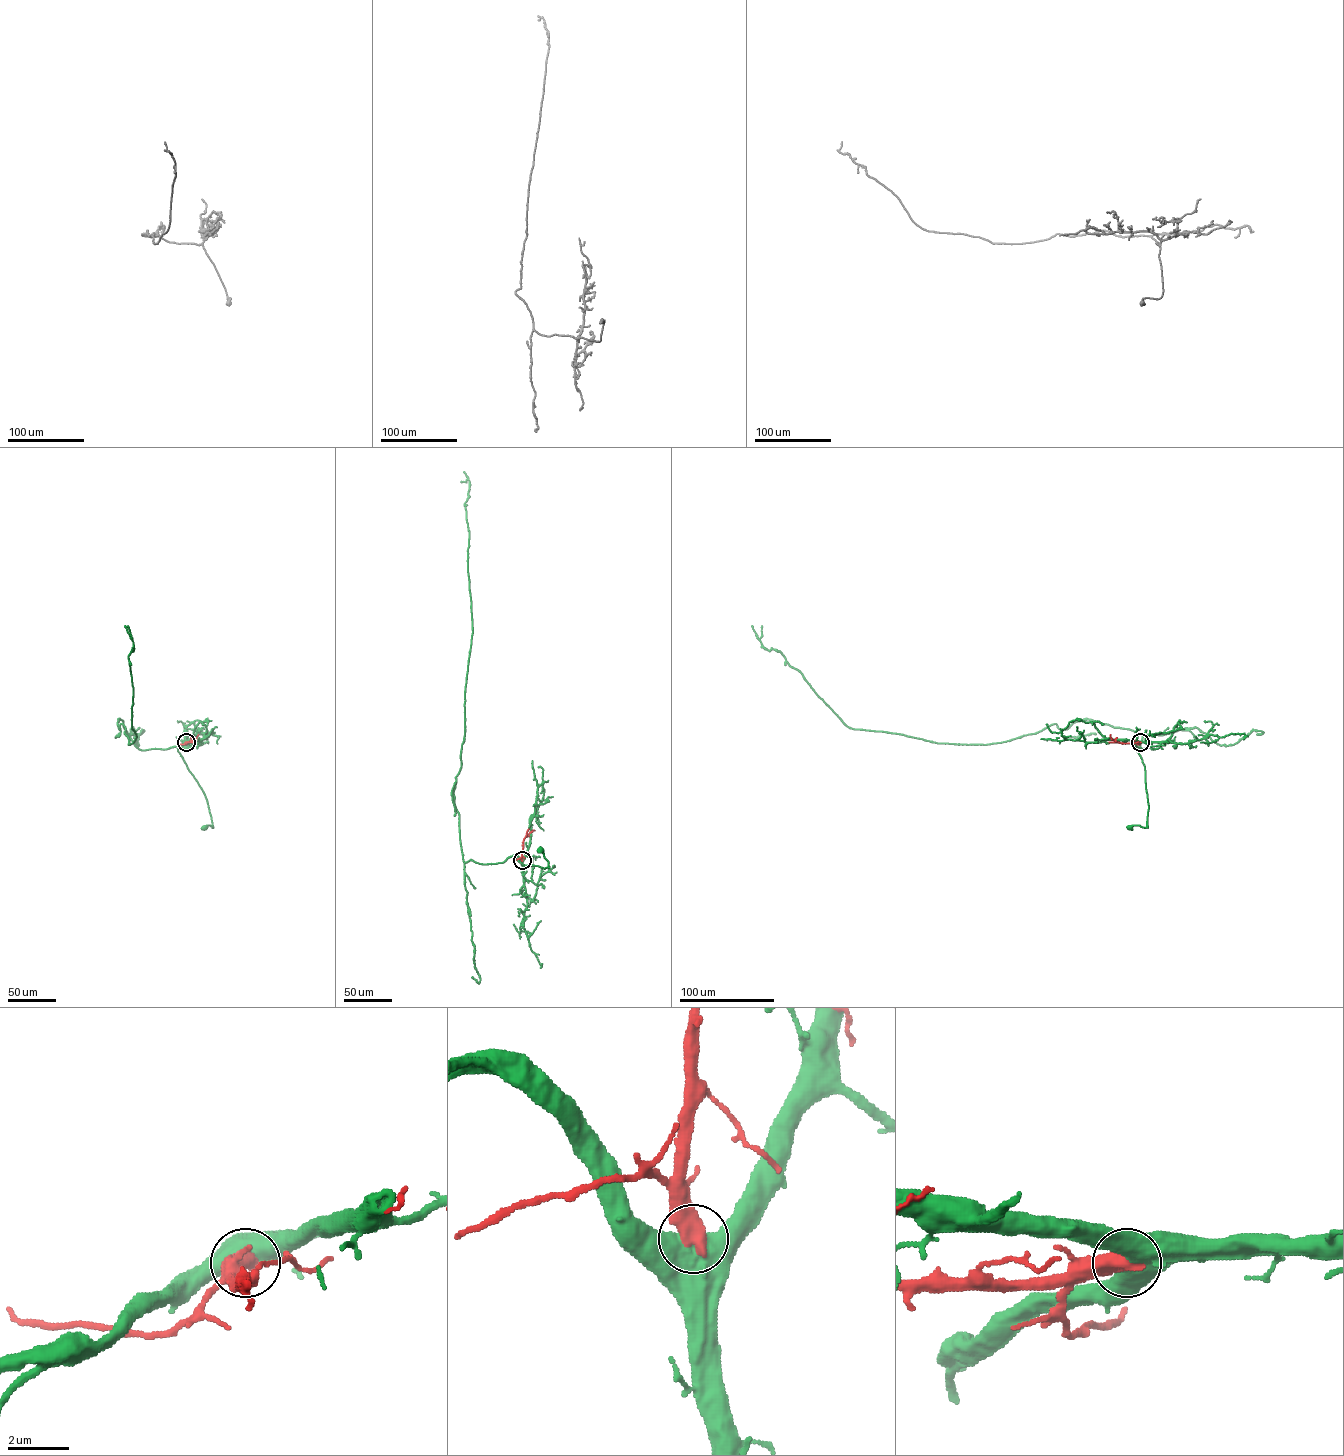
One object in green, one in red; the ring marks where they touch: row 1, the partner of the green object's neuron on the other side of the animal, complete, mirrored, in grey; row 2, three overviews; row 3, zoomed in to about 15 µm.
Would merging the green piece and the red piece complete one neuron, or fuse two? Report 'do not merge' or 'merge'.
do not merge

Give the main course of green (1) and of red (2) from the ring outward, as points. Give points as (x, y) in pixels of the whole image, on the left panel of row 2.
1: (186, 742), (177, 750), (204, 794), (213, 827), (204, 827)
2: (186, 742), (195, 739), (198, 734)

